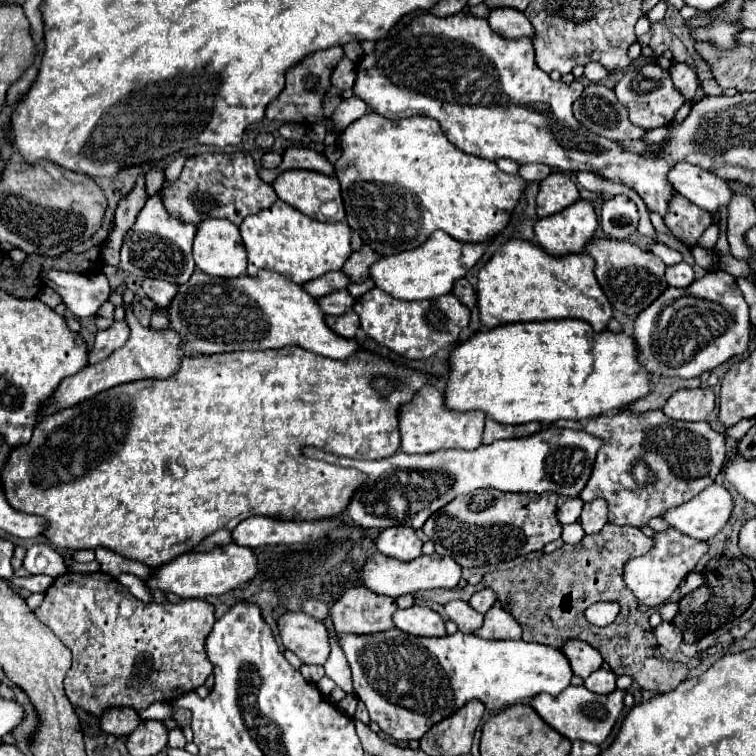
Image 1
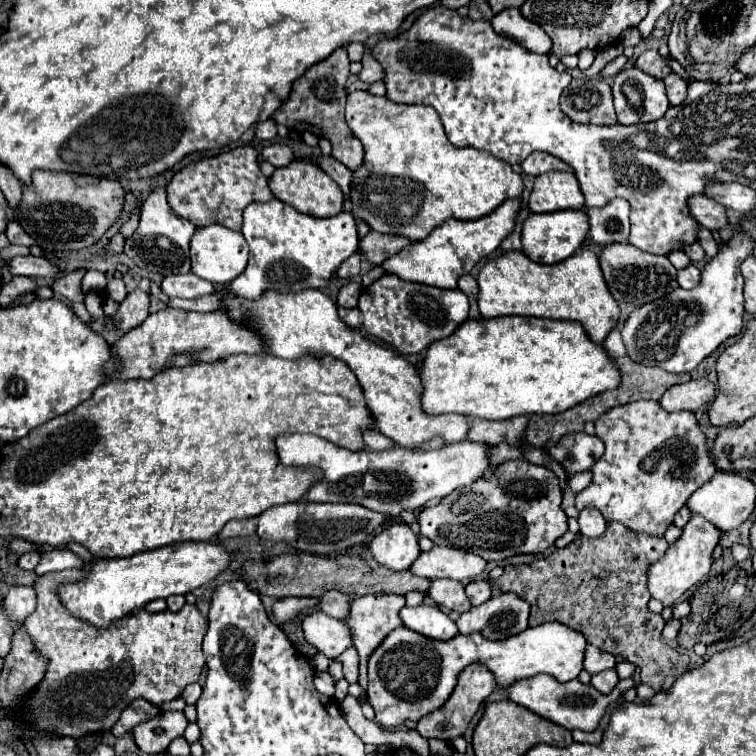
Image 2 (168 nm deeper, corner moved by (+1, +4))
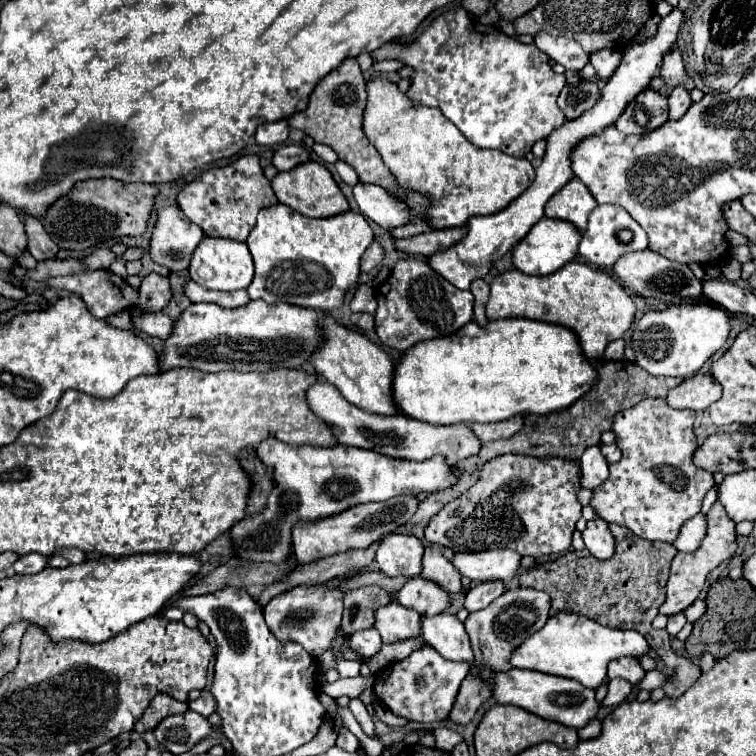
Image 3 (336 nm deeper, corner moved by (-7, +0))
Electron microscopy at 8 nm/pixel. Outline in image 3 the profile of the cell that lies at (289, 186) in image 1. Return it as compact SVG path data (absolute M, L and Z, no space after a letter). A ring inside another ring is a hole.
M307 161L287 173L279 173L271 181L271 185L273 185L273 191L279 199L279 203L289 205L291 209L299 211L305 217L333 217L333 215L345 213L349 209L349 203L347 203L345 195L341 193L341 189L337 187L331 173L317 161Z

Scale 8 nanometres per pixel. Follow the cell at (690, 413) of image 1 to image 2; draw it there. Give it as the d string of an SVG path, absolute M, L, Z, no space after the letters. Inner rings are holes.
M701 377L691 379L681 385L673 385L661 397L661 407L669 413L673 411L697 411L715 399L715 385Z

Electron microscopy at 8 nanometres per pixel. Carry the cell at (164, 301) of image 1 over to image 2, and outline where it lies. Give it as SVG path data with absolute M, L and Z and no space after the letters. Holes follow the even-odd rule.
M193 273L185 275L169 275L161 281L161 289L167 297L181 297L181 299L195 299L207 293L213 293L213 283L195 277Z

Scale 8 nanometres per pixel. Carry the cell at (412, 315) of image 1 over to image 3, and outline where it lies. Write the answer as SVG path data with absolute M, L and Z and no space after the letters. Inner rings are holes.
M423 257L399 259L387 281L383 281L375 291L375 297L379 303L375 313L375 331L385 345L397 351L407 351L425 339L449 337L473 319L471 291L453 287Z

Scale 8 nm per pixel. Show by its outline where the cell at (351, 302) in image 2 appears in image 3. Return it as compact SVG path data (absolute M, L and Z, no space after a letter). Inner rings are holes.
M361 285L351 301L351 311L355 313L369 313L373 315L377 309L377 301L375 301L375 291L371 285Z

